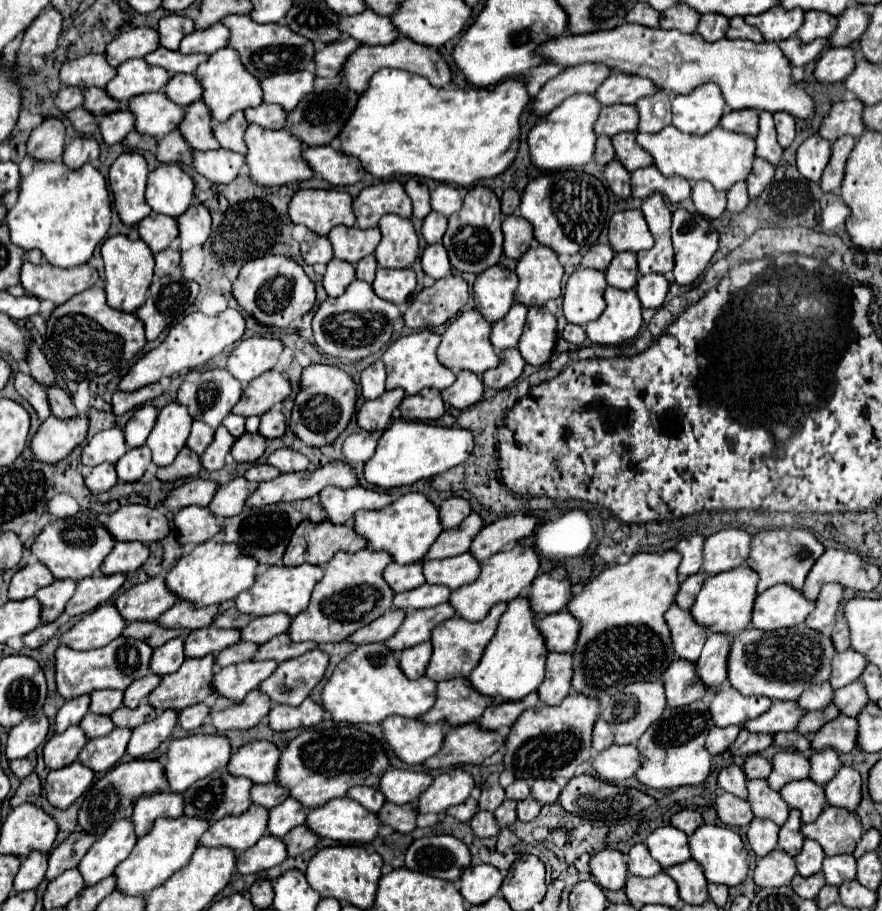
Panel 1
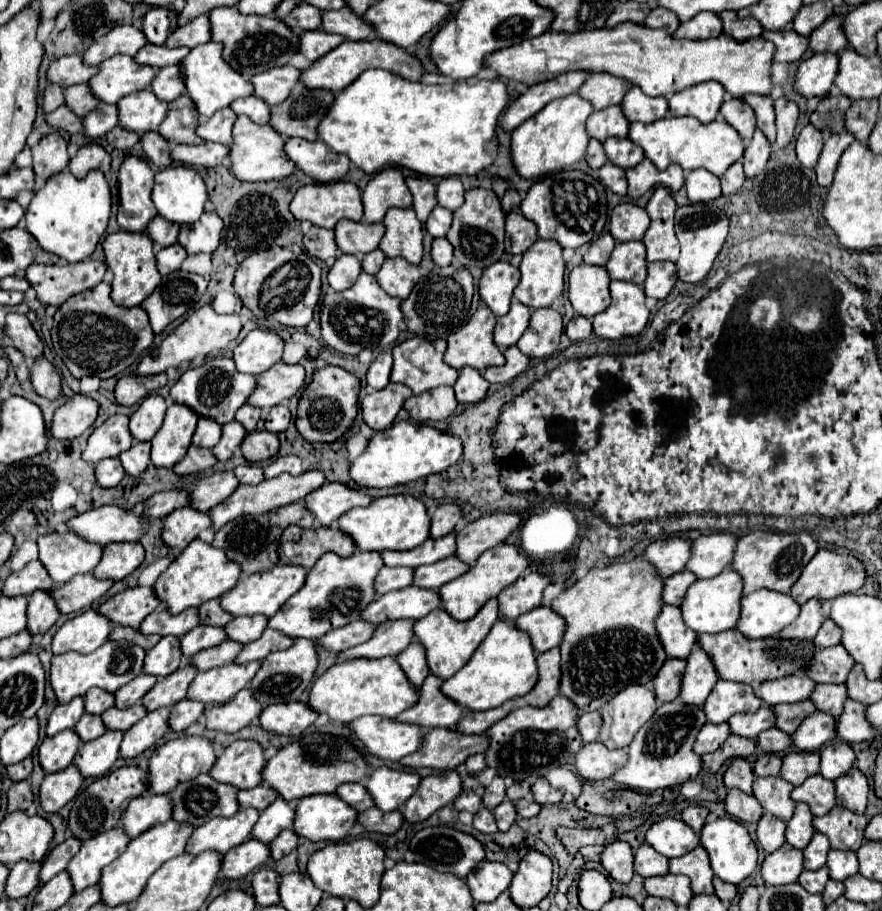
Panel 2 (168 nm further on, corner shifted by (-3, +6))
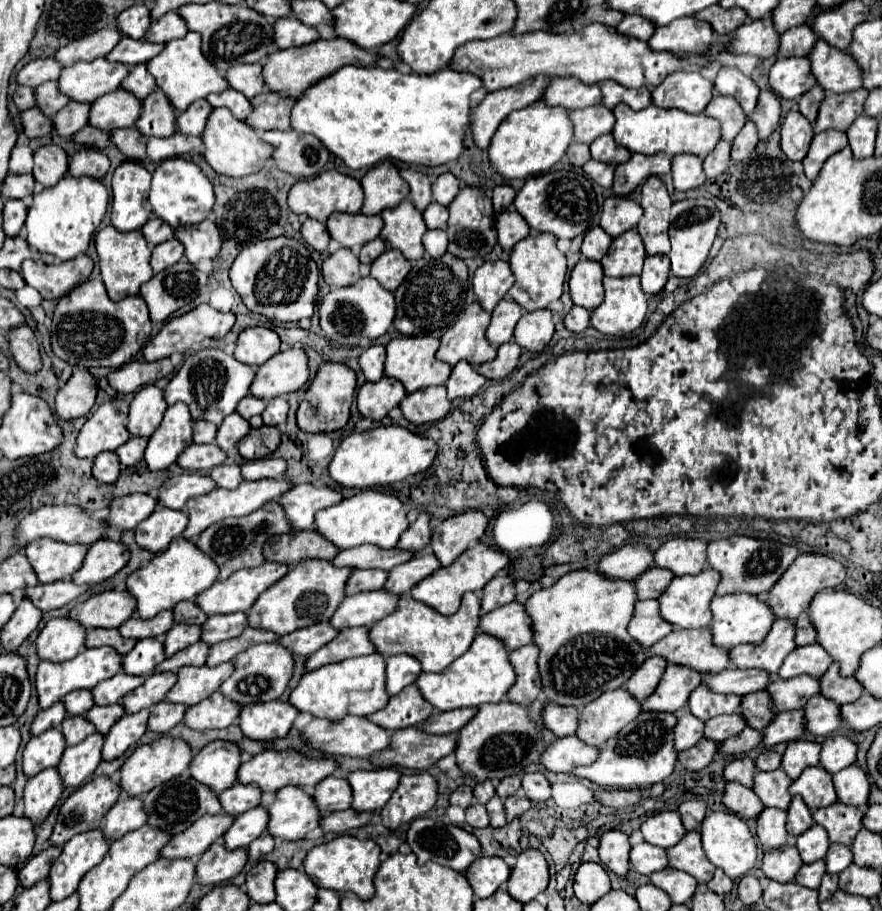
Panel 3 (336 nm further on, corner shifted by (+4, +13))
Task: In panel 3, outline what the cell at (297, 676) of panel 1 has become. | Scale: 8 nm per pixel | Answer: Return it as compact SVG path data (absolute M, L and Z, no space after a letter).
M277 639L273 643L261 643L261 645L253 645L249 649L245 649L241 655L237 655L235 663L235 671L233 675L219 687L219 691L239 703L241 707L251 705L251 703L261 703L261 701L275 701L283 695L283 691L287 689L287 683L293 675L293 655L289 655L289 651L285 651L285 647L281 647L277 643Z

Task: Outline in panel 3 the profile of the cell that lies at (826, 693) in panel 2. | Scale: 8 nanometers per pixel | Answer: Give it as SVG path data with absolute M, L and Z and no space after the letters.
M801 675L793 679L775 677L773 683L765 687L765 691L773 701L773 711L783 713L805 707L805 703L819 693L819 687L817 687L817 679L809 675Z

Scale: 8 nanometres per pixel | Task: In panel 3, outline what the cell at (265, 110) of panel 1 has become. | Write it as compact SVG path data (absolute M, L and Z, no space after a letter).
M225 89L223 93L207 95L205 99L209 101L211 107L227 107L239 121L243 121L249 115L249 111L253 109L249 99L241 95L241 91L235 91L235 89Z

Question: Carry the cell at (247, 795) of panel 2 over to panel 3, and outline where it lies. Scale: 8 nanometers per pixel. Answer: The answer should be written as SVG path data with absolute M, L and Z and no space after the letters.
M235 783L227 791L219 793L219 801L227 815L237 817L261 803L261 791L257 791L257 787L253 787L253 785Z

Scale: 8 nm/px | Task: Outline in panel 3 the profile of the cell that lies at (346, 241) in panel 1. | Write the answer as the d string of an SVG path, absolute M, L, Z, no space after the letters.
M333 213L327 221L327 229L341 247L361 247L375 237L379 237L383 229L383 219L379 215L369 217L363 213Z

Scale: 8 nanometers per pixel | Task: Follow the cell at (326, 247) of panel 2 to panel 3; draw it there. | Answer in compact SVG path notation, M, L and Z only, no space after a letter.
M307 219L301 227L301 233L303 233L303 239L305 243L309 243L311 247L315 247L317 251L325 251L329 241L331 241L331 235L325 227L325 223L321 221L315 221L315 219Z

